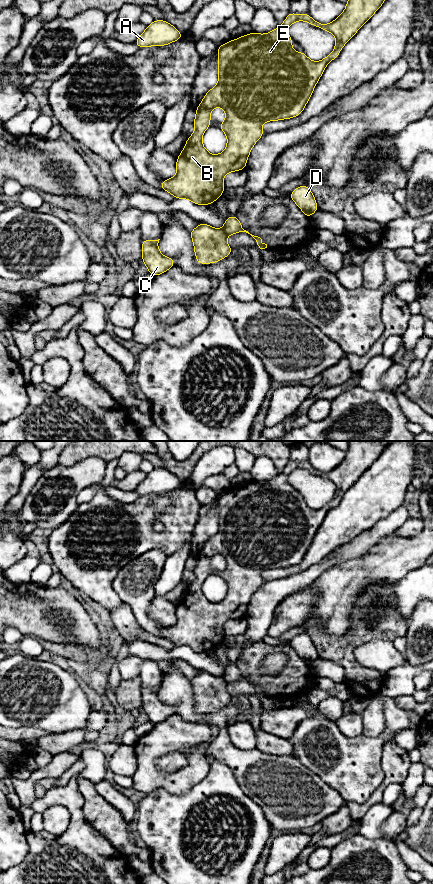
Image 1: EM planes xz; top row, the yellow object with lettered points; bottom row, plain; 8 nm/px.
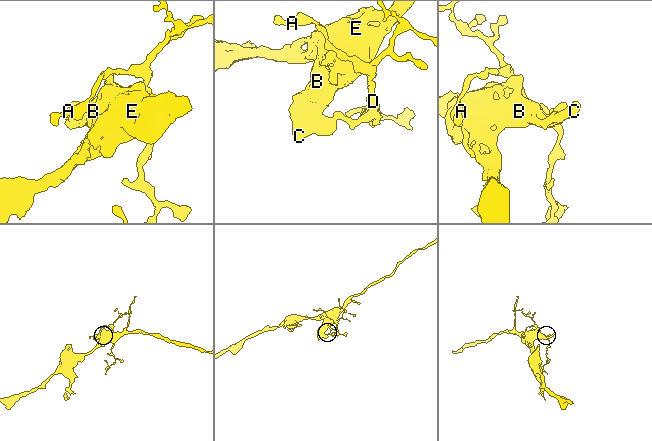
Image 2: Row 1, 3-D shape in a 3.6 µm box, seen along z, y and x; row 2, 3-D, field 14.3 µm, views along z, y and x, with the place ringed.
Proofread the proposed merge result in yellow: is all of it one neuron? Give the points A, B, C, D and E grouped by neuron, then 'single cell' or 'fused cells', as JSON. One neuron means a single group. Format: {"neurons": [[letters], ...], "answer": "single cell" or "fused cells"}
{"neurons": [["A", "D"], ["B", "C", "E"]], "answer": "fused cells"}

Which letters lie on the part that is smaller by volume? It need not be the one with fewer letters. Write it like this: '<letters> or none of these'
A, D

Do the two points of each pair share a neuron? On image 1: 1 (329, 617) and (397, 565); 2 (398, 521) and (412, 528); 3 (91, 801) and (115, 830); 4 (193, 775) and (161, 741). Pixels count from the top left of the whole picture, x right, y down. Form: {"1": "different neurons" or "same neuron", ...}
{"1": "same neuron", "2": "different neurons", "3": "same neuron", "4": "same neuron"}

